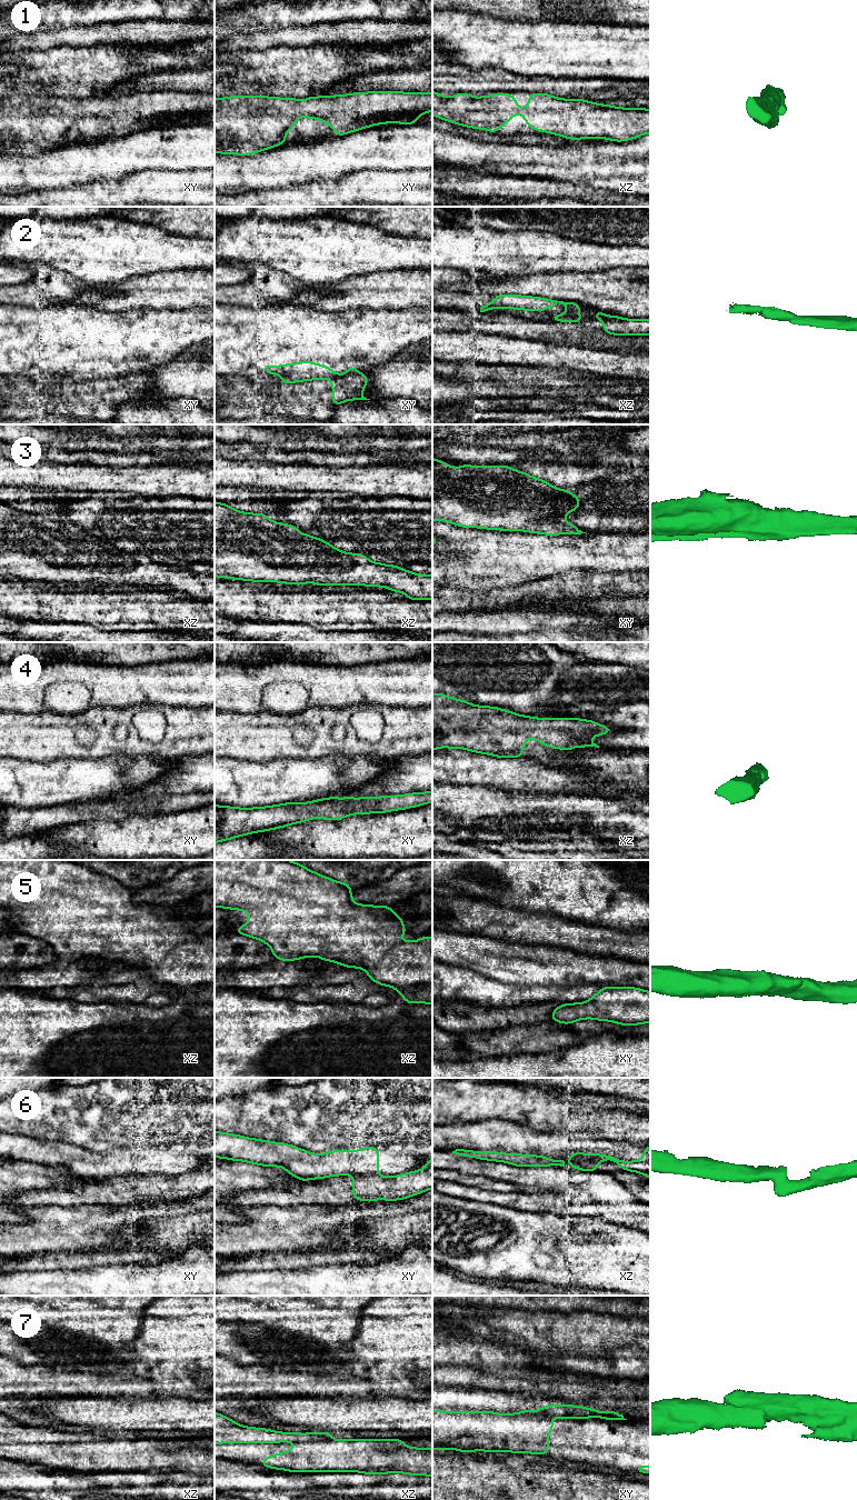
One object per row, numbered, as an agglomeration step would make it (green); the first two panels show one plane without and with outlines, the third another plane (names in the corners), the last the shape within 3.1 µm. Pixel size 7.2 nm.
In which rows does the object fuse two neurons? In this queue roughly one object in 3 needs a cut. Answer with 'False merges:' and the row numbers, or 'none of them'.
False merges: 2, 6

